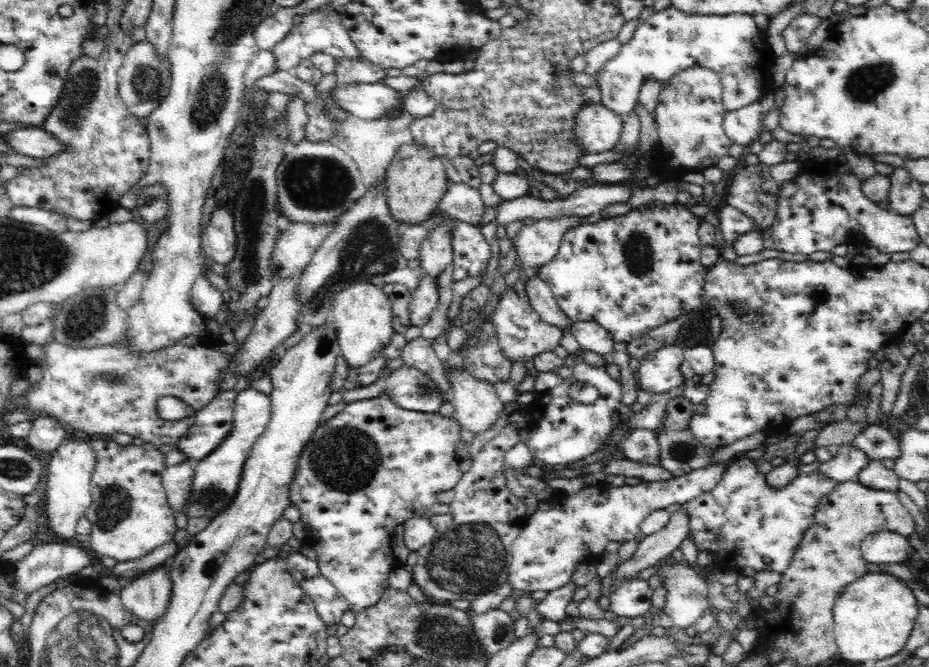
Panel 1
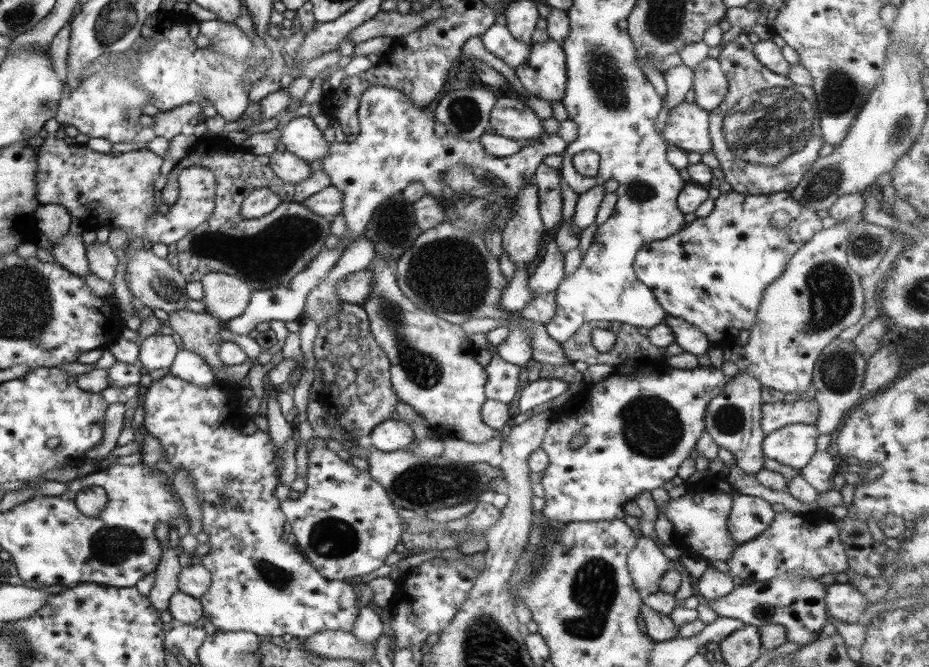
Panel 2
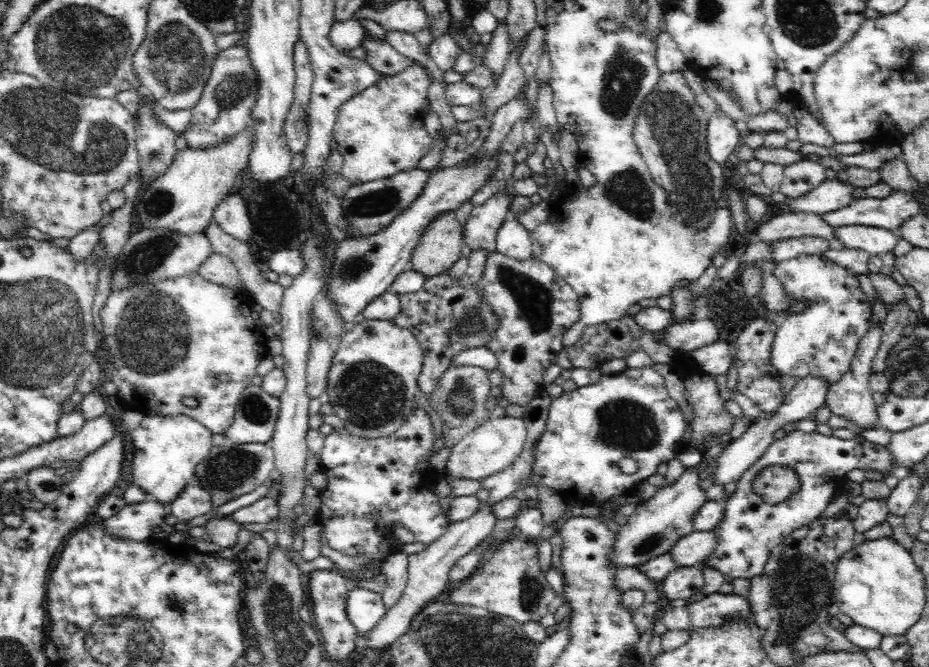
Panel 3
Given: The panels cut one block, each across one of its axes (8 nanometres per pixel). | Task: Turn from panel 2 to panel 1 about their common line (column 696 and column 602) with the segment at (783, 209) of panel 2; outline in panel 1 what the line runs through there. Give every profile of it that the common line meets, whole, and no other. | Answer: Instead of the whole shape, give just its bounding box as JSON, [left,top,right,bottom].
[539,201,709,344]

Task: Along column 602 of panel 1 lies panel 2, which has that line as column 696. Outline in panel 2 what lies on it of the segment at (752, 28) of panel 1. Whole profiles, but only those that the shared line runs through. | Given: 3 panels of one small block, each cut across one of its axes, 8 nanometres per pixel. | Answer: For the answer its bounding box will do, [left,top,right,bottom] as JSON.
[691,57,727,112]

